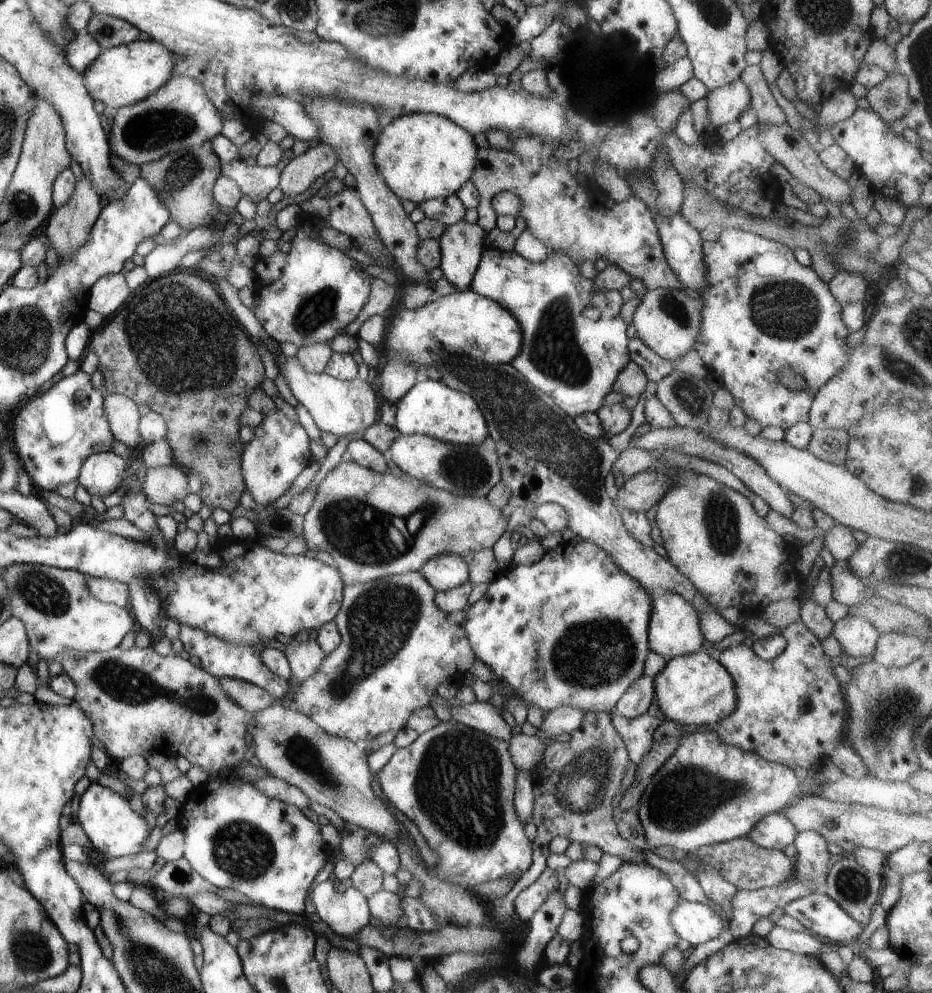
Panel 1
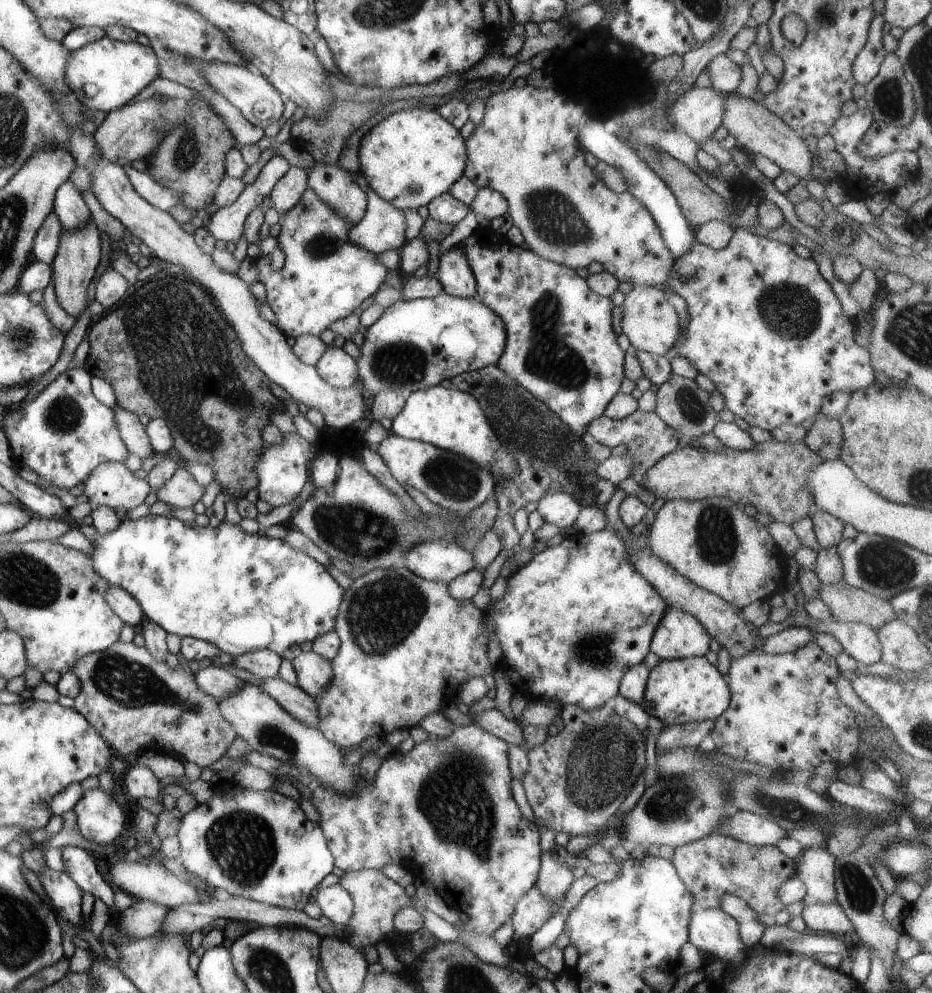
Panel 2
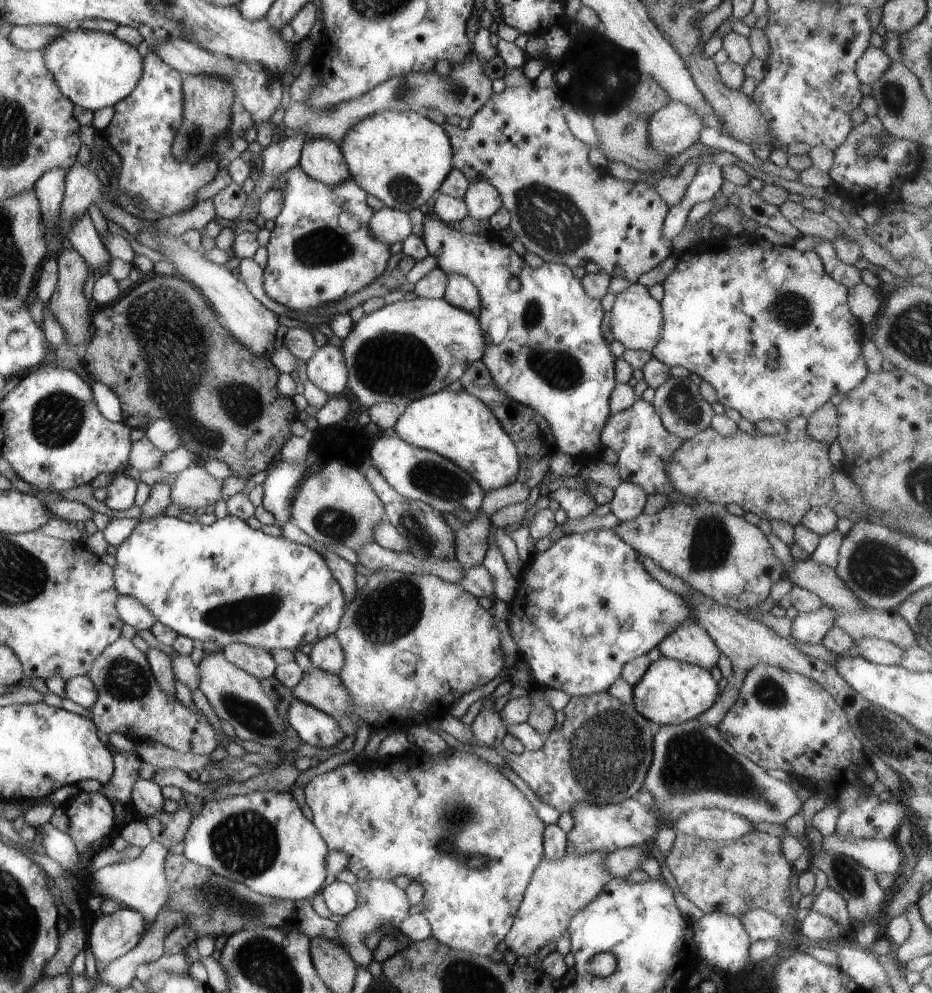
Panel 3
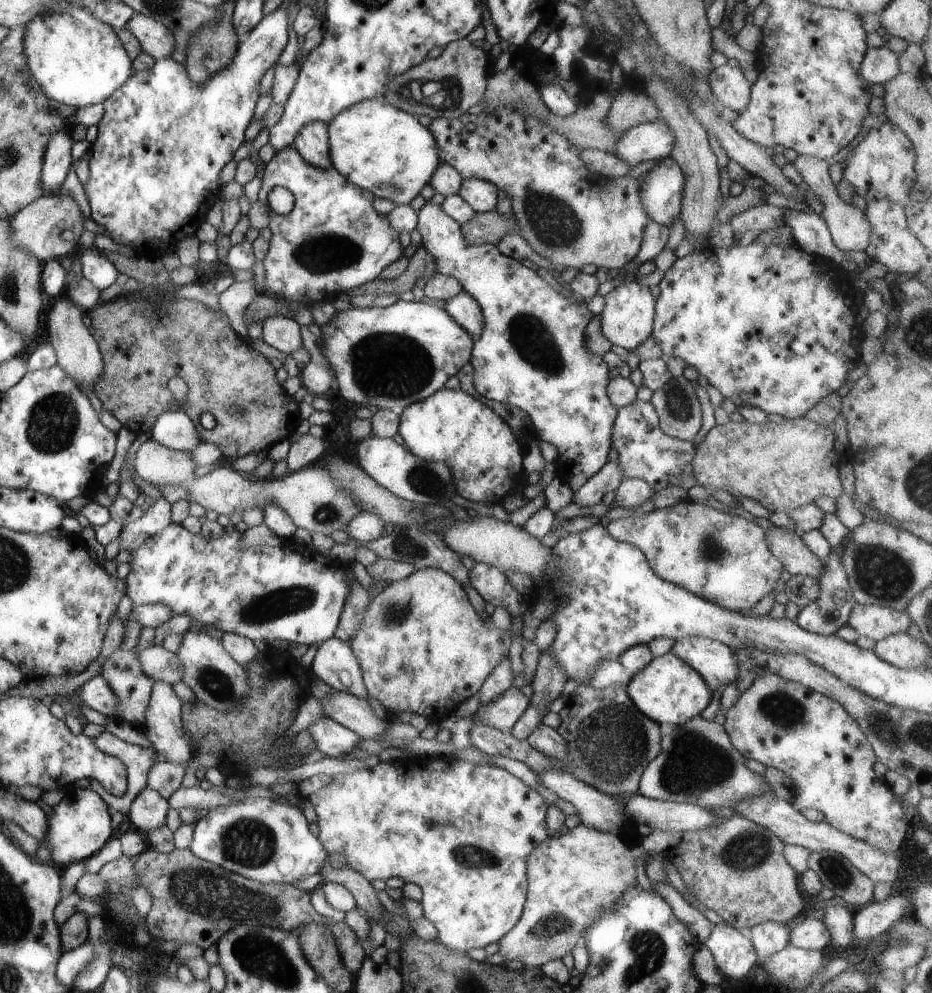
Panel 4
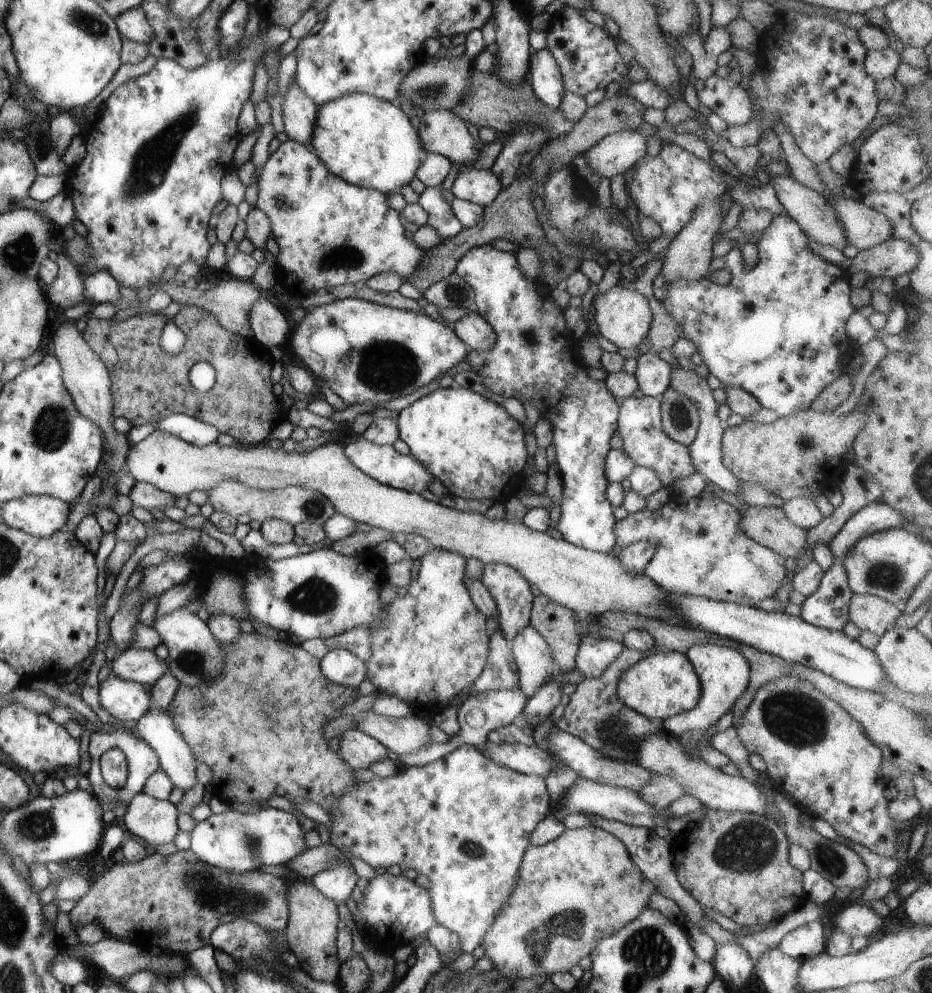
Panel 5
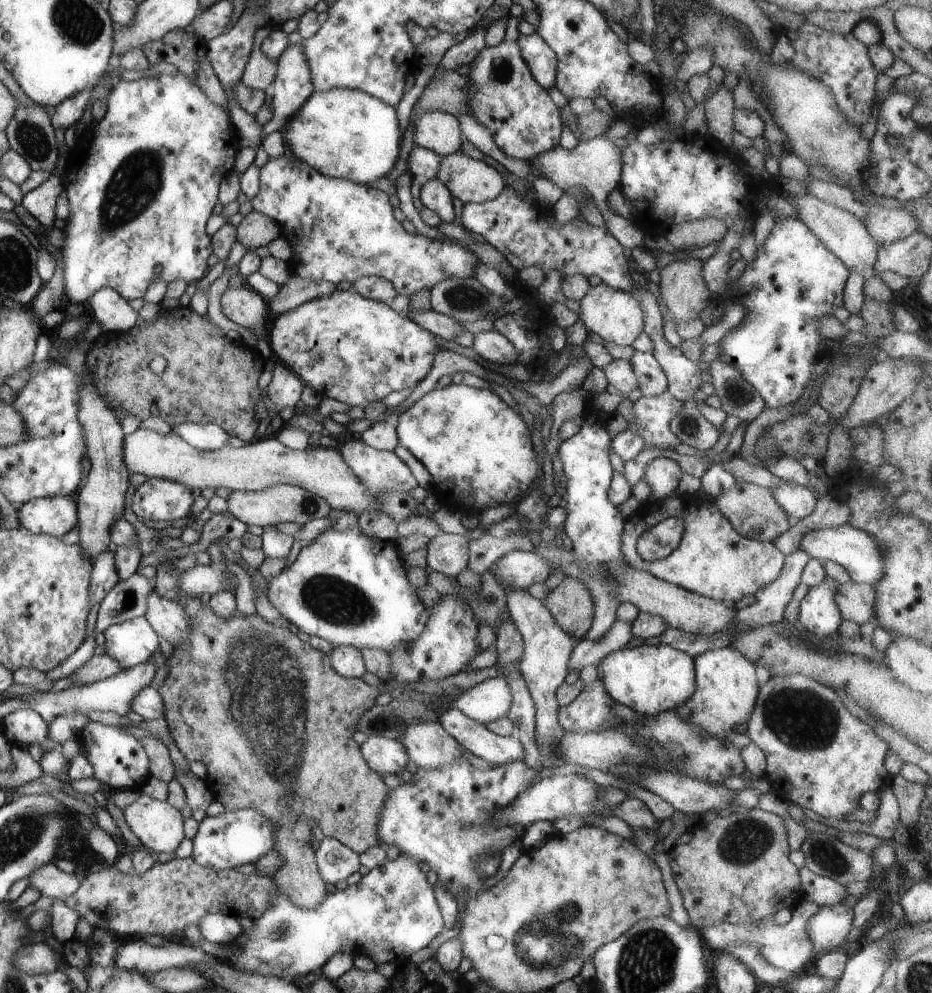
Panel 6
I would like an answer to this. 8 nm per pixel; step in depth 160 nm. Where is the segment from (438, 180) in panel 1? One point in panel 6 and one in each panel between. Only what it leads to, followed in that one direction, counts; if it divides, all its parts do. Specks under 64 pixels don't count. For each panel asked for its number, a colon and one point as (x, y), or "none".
2: (409, 158)
3: (400, 157)
4: (386, 151)
5: (367, 141)
6: (343, 133)

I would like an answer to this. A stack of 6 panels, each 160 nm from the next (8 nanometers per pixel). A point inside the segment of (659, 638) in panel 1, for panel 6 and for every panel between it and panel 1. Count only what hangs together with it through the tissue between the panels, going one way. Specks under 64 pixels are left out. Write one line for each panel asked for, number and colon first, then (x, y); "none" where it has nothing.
2: (679, 635)
3: (690, 642)
4: (717, 664)
5: (724, 672)
6: (726, 689)

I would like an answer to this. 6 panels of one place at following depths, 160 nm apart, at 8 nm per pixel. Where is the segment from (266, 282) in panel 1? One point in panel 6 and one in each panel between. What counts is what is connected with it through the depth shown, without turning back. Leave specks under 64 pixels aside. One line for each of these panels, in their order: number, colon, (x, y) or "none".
2: (325, 277)
3: (322, 249)
4: (333, 240)
5: (331, 232)
6: (339, 231)

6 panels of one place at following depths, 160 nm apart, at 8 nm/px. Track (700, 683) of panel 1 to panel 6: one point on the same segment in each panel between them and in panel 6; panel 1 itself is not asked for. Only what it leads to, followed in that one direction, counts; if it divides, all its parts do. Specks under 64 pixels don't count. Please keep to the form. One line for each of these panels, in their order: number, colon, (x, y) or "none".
2: (679, 691)
3: (671, 691)
4: (667, 689)
5: (661, 685)
6: (650, 679)

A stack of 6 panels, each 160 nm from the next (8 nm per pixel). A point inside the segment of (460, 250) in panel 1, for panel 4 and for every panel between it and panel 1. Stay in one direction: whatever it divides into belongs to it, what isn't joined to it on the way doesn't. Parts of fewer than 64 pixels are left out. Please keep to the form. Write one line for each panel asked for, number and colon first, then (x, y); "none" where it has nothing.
2: (456, 278)
3: (460, 292)
4: (463, 308)

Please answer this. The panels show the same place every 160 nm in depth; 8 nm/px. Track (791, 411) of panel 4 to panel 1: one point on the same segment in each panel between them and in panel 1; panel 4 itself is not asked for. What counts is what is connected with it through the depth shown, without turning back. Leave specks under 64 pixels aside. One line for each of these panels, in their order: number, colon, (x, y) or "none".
1: (761, 311)
2: (764, 325)
3: (766, 325)

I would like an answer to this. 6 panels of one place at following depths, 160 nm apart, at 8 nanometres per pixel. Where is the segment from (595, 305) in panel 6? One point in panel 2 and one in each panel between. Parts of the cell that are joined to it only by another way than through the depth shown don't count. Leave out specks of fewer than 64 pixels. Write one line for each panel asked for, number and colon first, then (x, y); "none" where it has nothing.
2: (651, 324)
3: (636, 321)
4: (627, 319)
5: (623, 315)

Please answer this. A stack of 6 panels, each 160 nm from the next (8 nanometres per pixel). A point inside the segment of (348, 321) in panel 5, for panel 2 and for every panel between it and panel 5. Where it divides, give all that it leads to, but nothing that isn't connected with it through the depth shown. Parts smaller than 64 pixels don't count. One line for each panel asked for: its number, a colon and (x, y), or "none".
2: (416, 344)
3: (405, 350)
4: (389, 357)

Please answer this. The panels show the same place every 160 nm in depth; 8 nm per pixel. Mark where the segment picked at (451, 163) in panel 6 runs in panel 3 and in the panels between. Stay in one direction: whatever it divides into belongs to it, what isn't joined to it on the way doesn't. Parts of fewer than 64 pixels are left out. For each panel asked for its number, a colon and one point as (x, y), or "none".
3: (482, 199)
4: (482, 195)
5: (481, 187)

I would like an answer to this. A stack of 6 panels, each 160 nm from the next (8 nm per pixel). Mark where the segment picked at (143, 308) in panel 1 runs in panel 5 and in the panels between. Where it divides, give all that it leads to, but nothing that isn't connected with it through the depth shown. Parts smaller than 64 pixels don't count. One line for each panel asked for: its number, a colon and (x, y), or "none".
2: (167, 351)
3: (161, 349)
4: (236, 383)
5: (146, 385)

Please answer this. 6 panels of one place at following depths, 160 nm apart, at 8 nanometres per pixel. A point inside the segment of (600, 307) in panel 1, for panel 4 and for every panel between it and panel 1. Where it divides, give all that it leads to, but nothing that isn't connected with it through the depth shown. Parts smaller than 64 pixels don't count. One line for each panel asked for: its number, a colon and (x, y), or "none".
2: (560, 346)
3: (545, 350)
4: (532, 355)

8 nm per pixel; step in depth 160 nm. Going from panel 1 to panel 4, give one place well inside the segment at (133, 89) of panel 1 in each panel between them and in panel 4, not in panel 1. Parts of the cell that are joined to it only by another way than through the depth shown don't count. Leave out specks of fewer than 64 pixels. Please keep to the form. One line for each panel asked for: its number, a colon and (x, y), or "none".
2: (104, 75)
3: (95, 69)
4: (78, 60)

